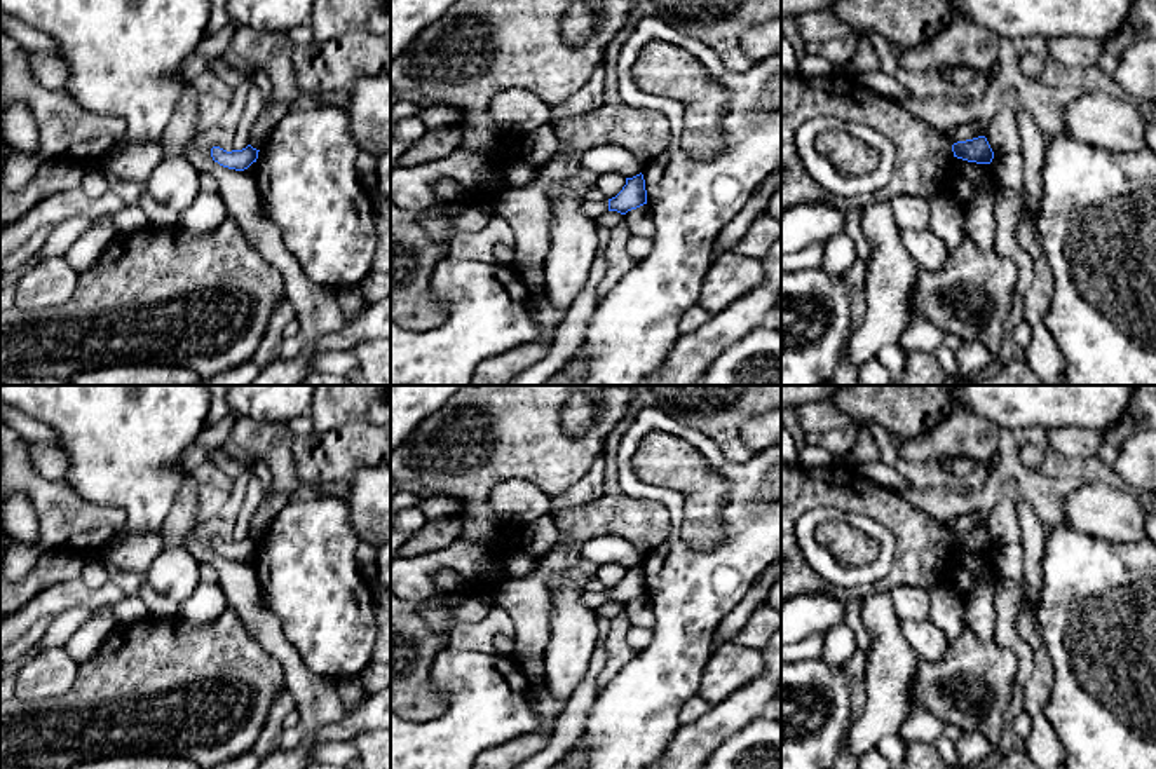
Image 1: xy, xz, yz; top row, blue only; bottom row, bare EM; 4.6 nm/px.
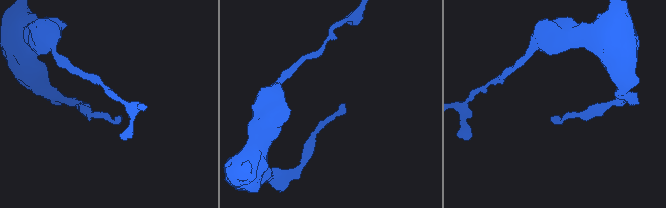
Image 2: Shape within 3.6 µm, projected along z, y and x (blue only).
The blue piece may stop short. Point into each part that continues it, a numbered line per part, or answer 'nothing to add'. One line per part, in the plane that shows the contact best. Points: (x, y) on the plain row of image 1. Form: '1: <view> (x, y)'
nothing to add

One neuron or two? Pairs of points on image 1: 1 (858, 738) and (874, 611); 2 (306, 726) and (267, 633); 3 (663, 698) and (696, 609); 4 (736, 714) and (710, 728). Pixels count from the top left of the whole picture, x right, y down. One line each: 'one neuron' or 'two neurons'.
1: one neuron
2: one neuron
3: one neuron
4: one neuron

